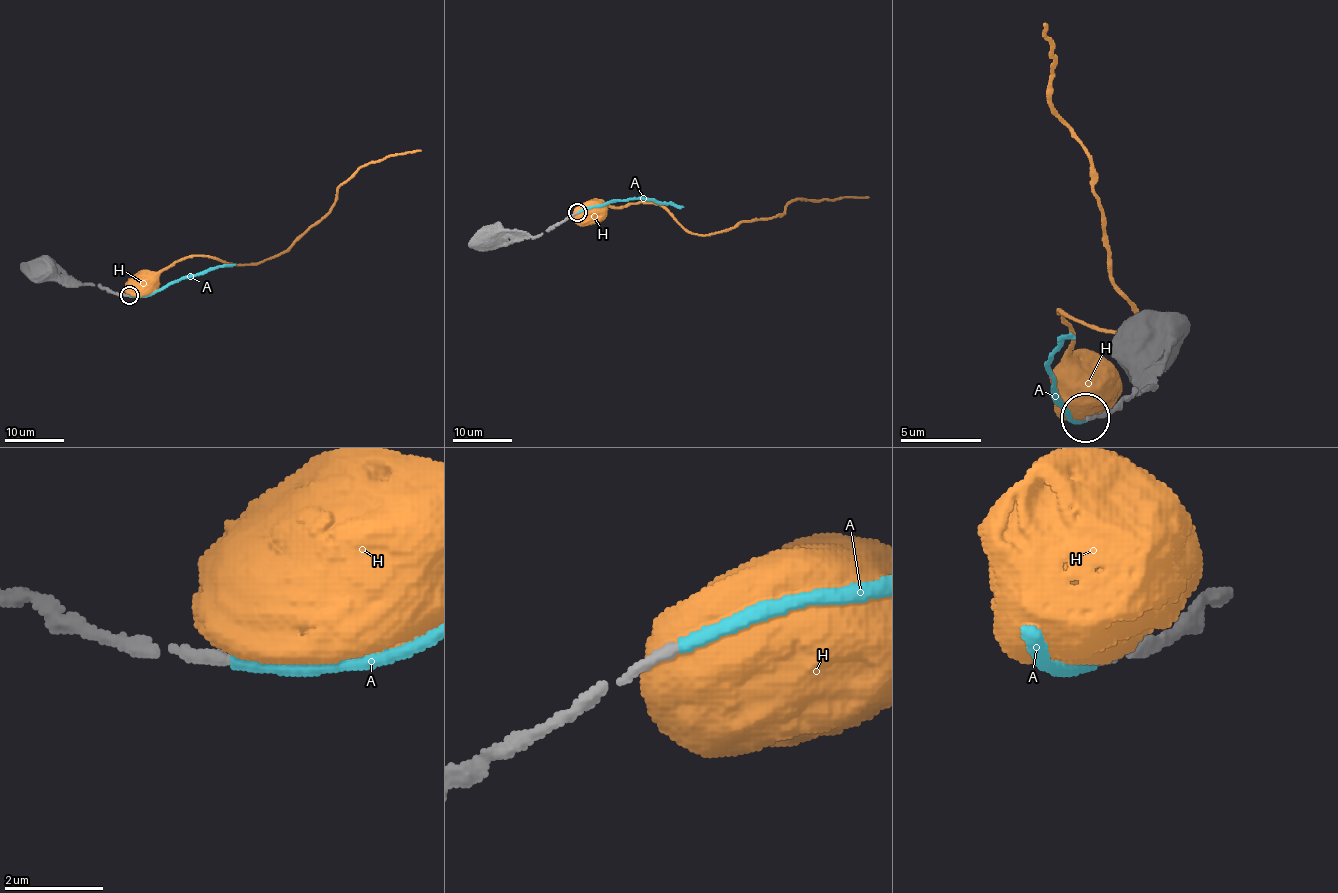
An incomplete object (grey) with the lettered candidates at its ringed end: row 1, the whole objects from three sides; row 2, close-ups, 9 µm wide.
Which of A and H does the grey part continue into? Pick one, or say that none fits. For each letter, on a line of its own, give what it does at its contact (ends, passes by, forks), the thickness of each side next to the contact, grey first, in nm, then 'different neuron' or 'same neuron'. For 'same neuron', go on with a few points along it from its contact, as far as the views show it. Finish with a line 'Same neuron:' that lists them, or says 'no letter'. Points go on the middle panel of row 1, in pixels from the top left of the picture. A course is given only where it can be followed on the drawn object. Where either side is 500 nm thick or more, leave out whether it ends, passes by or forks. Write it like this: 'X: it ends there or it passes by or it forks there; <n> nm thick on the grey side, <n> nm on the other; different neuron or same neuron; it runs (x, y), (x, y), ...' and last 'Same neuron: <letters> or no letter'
A: it ends there; 260 nm thick on the grey side, 240 nm on the other; same neuron; it runs (578, 212), (612, 200), (654, 199), (683, 206)
H: 280 nm thick on the grey side, 950 nm on the other; different neuron
Same neuron: A

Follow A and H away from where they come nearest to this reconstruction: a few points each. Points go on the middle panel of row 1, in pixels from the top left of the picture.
A: (578, 212), (612, 200), (654, 199), (683, 206)
H: (576, 212), (594, 202), (593, 209)

